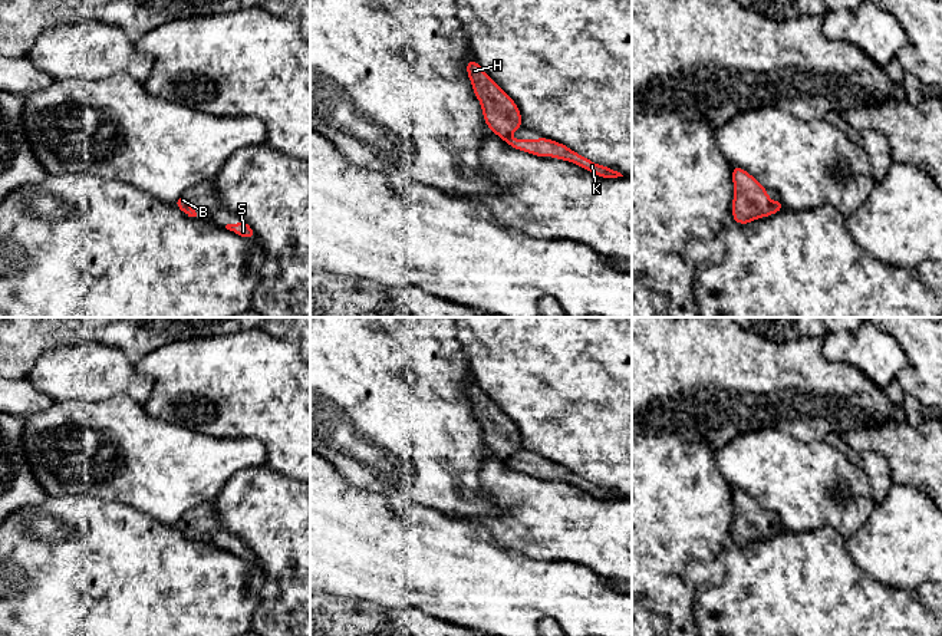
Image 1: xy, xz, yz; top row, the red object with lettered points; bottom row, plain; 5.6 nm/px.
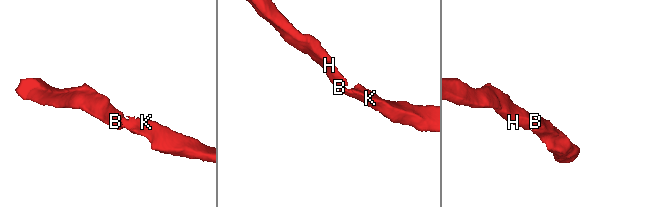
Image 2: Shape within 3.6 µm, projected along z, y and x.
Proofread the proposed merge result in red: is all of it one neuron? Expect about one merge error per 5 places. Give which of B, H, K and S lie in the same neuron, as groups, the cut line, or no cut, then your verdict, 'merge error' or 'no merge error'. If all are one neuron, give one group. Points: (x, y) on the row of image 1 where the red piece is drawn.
B H K S | no cut | no merge error

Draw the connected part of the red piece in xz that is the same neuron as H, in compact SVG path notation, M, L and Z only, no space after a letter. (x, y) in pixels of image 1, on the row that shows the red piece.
M467 60L467 75L472 83L474 95L478 98L487 126L514 149L537 156L553 156L573 162L602 178L623 177L620 172L597 165L579 155L569 146L549 138L511 139L510 135L523 126L520 109L516 102L481 69L474 60Z

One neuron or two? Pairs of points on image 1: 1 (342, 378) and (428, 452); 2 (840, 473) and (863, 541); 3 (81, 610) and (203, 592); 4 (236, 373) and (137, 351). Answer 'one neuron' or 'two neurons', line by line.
1: one neuron
2: two neurons
3: one neuron
4: two neurons

